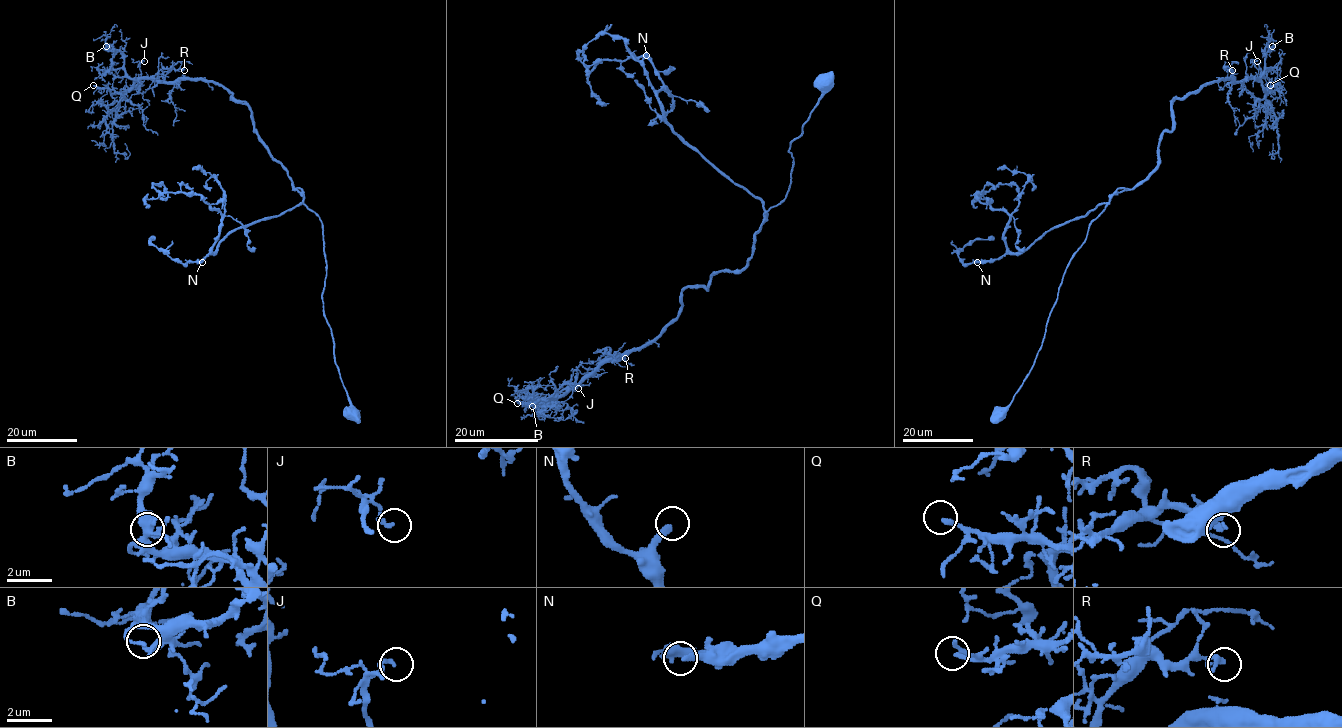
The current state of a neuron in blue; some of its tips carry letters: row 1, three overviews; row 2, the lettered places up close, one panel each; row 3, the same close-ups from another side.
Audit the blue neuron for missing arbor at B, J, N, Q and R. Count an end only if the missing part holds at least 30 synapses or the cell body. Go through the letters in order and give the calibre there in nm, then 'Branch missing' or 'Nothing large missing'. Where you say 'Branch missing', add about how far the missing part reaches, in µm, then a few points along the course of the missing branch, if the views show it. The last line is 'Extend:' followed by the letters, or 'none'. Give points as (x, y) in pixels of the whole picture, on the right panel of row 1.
B: Thickness 190 nm. Nothing large missing
J: Thickness 180 nm. Nothing large missing
N: Thickness 280 nm. Branch missing. Missing length about 20 µm. Course of what is missing: (977, 262), (963, 245), (966, 222)
Q: Thickness 190 nm. Nothing large missing
R: Thickness 190 nm. Nothing large missing
Extend: N

